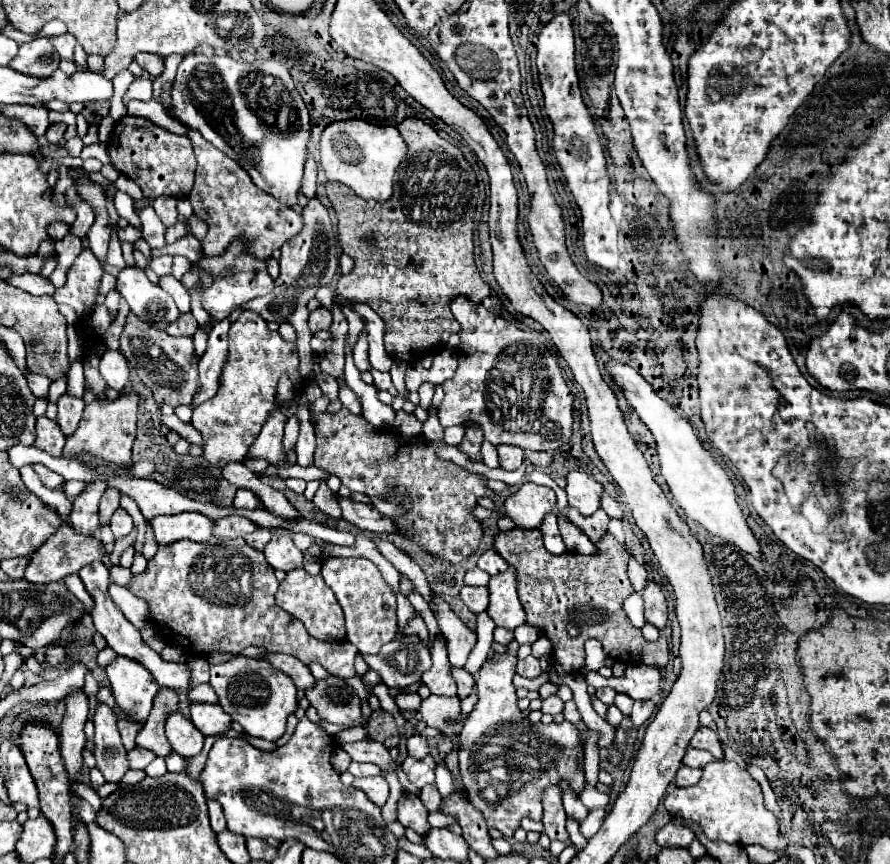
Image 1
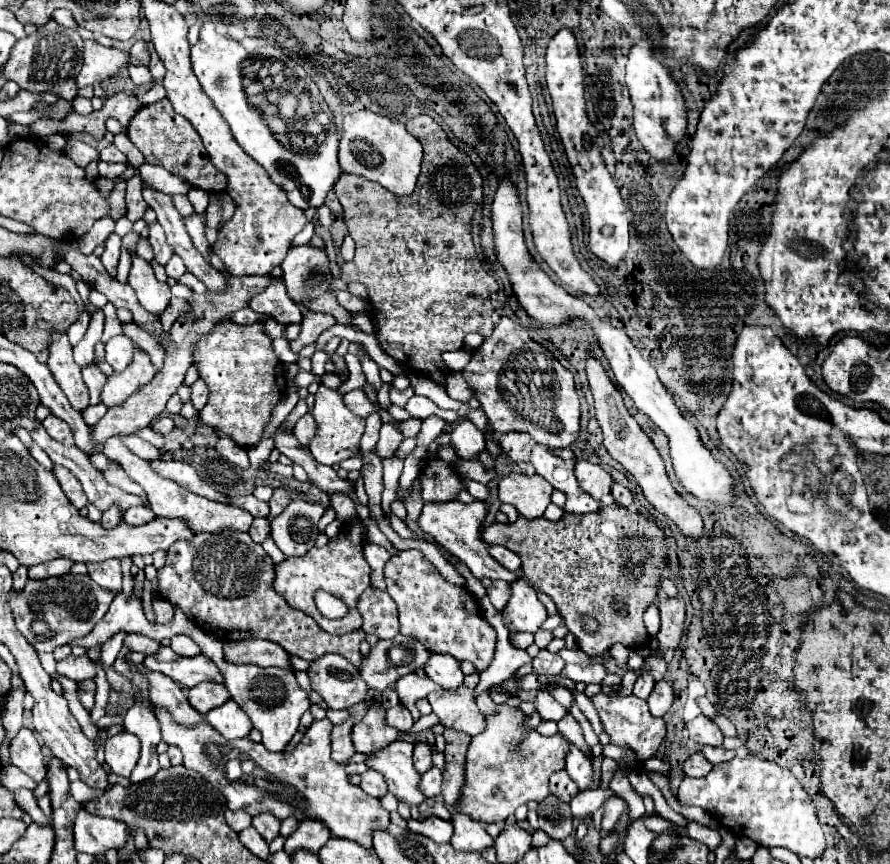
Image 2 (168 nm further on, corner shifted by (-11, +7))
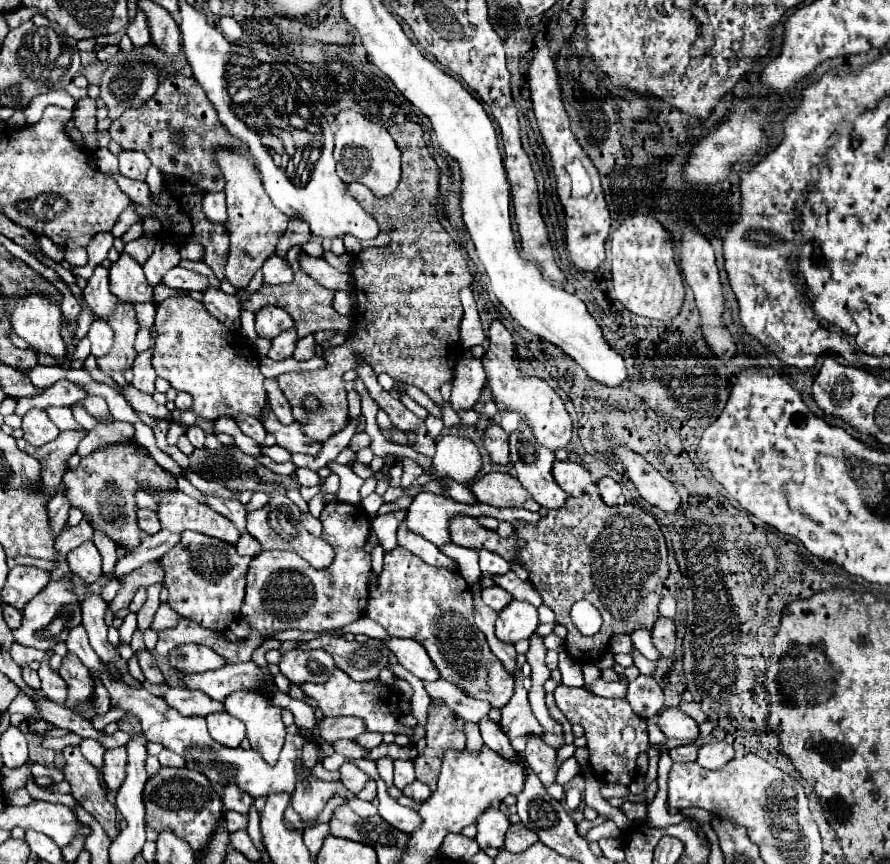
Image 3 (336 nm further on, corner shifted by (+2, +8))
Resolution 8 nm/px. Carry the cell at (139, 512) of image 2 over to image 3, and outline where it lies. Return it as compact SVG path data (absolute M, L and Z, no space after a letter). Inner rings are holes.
M139 509L137 519L139 519L139 527L141 527L145 533L153 535L153 533L161 531L161 523L157 521L157 513L155 513L155 511L149 511L149 509Z

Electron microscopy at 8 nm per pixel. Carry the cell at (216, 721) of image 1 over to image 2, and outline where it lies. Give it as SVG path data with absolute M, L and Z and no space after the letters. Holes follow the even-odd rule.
M234 700L210 710L210 714L206 714L206 722L210 722L210 726L214 726L214 730L218 730L228 740L244 738L252 730L250 718L246 718L246 712Z

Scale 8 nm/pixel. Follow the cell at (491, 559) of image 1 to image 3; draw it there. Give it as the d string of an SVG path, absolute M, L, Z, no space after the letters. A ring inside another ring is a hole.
M485 549L479 551L479 567L481 567L483 577L497 577L497 575L505 575L509 571L509 563L503 557L489 553Z

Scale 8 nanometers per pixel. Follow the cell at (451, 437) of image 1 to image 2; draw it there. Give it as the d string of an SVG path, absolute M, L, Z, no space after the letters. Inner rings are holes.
M470 420L458 422L454 426L454 430L450 432L450 436L452 436L452 444L456 448L456 454L464 460L472 460L486 448L484 434Z

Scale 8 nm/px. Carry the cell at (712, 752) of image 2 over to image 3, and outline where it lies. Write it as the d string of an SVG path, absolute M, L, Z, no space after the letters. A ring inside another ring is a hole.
M719 741L719 743L709 743L709 745L701 745L699 747L699 757L697 763L705 769L721 769L725 763L729 763L735 757L735 749L733 745L729 745L727 741Z

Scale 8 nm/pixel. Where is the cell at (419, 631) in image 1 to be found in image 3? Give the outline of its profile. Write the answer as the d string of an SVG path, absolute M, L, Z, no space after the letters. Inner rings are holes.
M397 547L397 549L393 549L393 553L385 555L383 573L379 575L377 587L369 593L365 615L369 619L377 621L391 637L419 641L427 649L441 679L453 683L467 697L489 701L491 707L495 707L495 709L503 709L509 703L509 699L513 697L513 677L505 671L501 661L497 661L497 657L493 657L493 653L485 641L485 635L473 623L473 595L459 571L449 573L449 569L431 567L425 561L421 561L417 555L409 553L407 549Z

